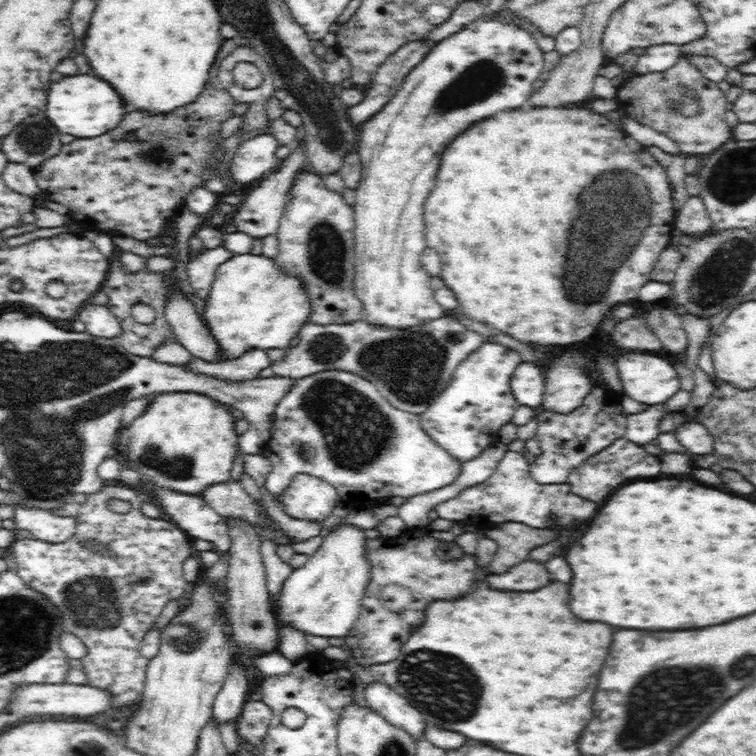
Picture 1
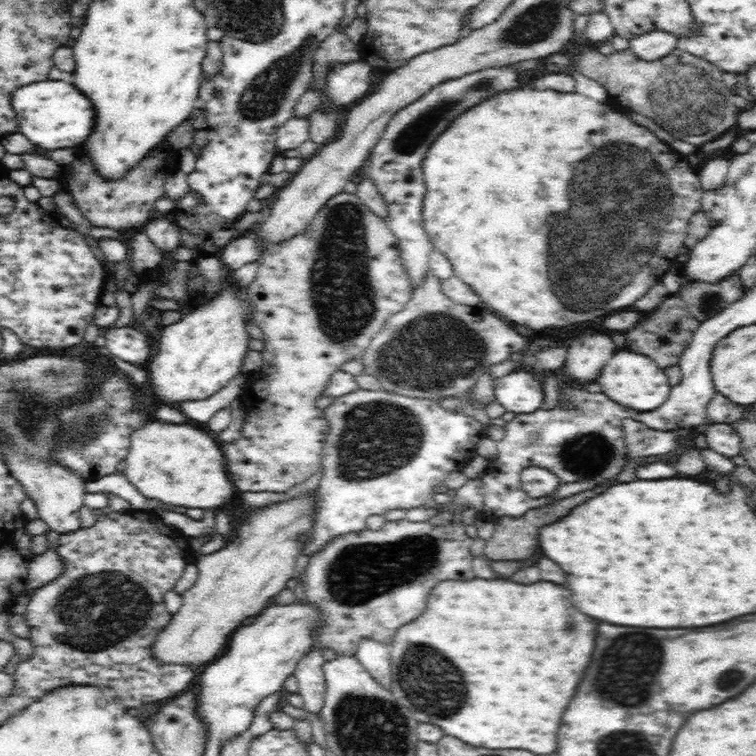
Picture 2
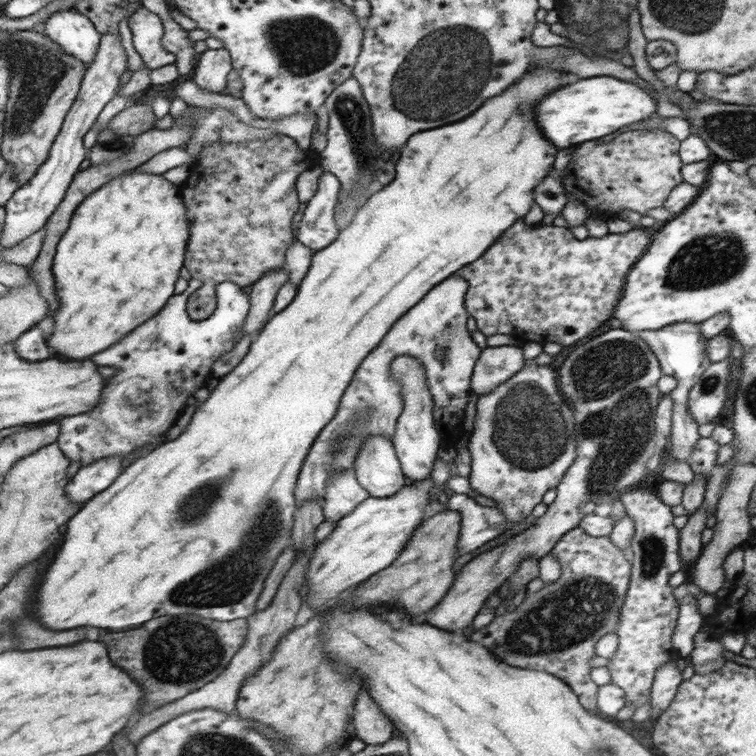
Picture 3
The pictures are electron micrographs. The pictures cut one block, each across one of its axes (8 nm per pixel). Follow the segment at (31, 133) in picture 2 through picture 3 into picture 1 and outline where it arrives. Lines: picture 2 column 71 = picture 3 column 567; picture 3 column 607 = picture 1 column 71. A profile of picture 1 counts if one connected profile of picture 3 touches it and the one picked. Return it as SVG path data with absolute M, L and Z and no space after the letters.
M86 74L66 77L62 82L54 82L48 88L48 104L45 104L46 118L58 128L62 134L72 134L76 138L94 138L100 136L120 124L124 116L124 106L120 106L120 98L112 94L110 86L104 86L100 78Z

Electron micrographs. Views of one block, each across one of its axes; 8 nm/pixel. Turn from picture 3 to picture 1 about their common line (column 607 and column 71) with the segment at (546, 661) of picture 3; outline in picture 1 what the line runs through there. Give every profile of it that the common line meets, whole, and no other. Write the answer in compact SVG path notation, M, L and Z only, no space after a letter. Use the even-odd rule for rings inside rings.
M110 484L96 494L86 494L86 501L80 503L78 510L76 534L66 542L52 544L42 539L25 538L14 540L12 544L18 577L29 589L42 594L46 601L58 608L58 616L62 616L64 622L62 628L81 639L88 651L82 658L88 686L110 692L114 708L128 706L143 696L147 659L138 651L141 641L154 627L156 618L160 617L166 604L185 594L188 584L184 579L184 561L194 552L190 536L184 538L185 532L175 523L165 517L150 518L140 511L140 504L144 500L144 491ZM112 498L130 502L130 511L110 511L106 502Z

